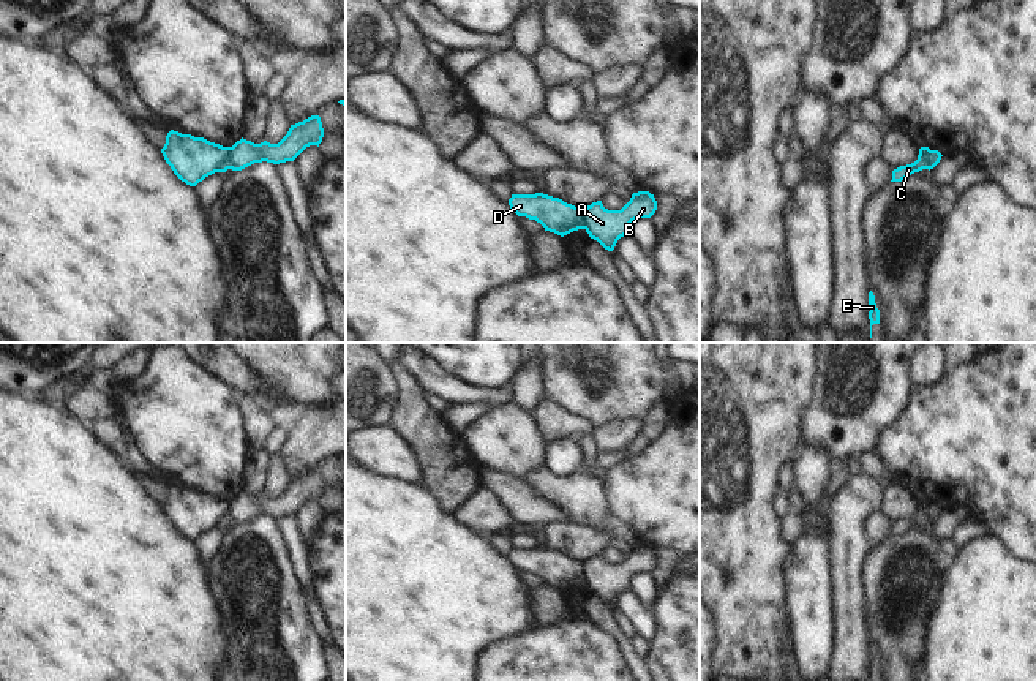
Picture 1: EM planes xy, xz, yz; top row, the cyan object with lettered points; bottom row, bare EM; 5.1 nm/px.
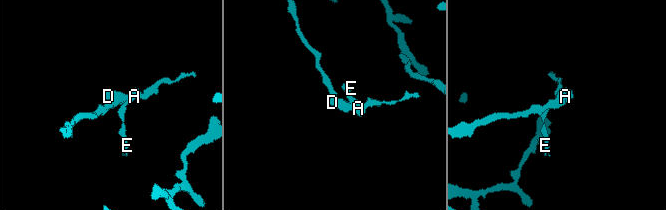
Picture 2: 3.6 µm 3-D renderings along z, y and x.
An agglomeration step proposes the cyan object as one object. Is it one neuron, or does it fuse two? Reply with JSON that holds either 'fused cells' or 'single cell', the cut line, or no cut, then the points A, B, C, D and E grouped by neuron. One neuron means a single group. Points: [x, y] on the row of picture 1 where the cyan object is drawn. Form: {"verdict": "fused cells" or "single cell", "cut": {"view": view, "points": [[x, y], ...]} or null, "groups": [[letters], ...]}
{"verdict": "fused cells", "cut": {"view": "xy", "points": [[229, 147], [226, 168]]}, "groups": [["A", "B", "C", "E"], ["D"]]}

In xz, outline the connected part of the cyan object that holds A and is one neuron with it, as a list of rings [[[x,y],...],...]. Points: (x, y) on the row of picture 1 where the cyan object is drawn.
[[[649,191],[633,193],[621,210],[608,210],[602,201],[592,202],[581,210],[581,221],[591,239],[605,250],[613,251],[617,240],[629,234],[632,221],[651,218],[657,210],[657,201]]]

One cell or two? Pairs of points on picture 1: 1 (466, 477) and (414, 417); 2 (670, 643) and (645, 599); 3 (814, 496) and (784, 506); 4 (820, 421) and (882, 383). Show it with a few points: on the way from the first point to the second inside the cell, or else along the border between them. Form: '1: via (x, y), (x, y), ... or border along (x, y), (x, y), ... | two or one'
1: via (450, 466), (425, 433) | one
2: border along (657, 591), (651, 612) | two
3: border along (792, 460), (796, 487) | two
4: via (836, 419), (866, 389) | one

